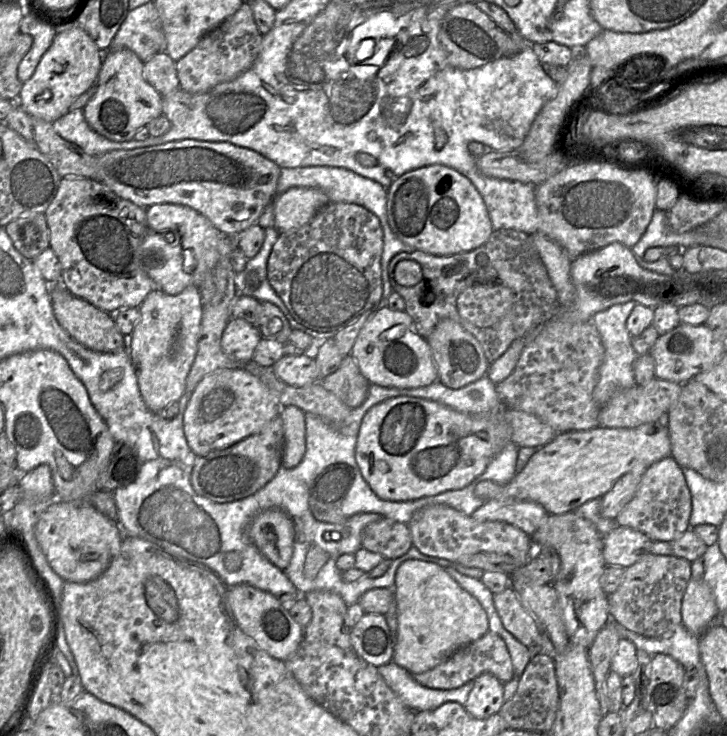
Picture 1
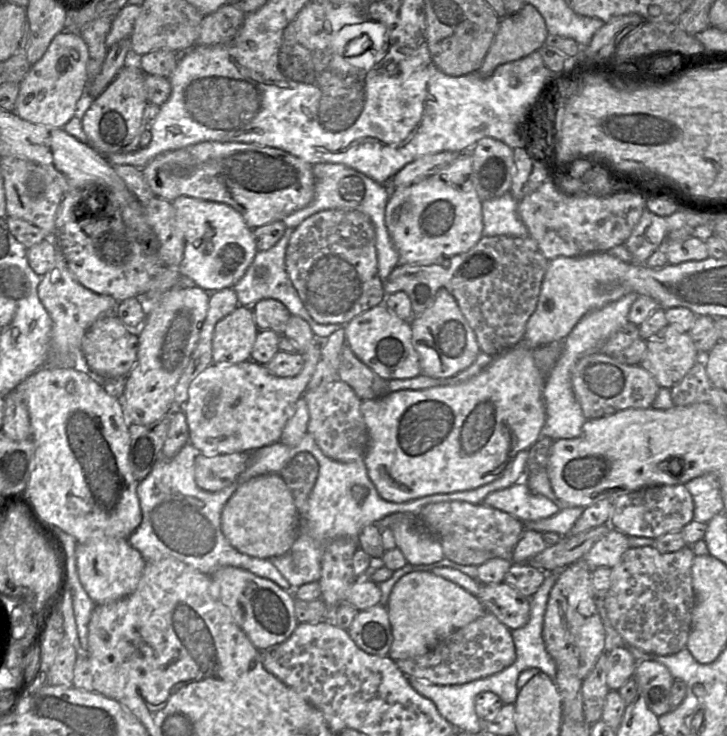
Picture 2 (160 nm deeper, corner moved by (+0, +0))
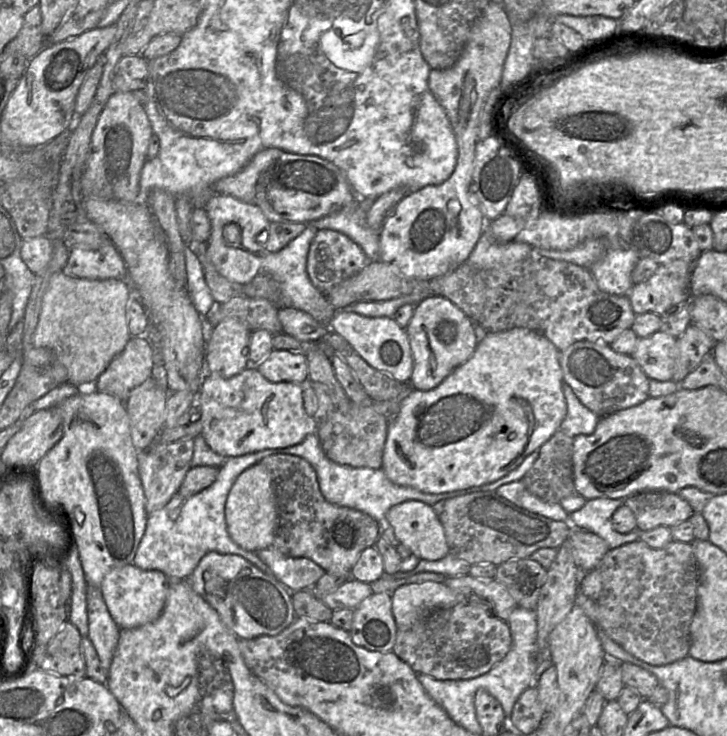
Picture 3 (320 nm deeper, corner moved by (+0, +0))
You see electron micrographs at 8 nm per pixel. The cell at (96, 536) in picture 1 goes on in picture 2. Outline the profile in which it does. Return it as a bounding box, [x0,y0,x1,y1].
[76,538,146,604]

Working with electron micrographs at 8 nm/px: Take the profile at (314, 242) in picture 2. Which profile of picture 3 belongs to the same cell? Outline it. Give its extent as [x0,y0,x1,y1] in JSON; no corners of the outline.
[307,229,369,295]

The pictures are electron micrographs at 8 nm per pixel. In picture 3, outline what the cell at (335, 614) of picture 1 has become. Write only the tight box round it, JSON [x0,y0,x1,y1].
[259,454,381,575]

